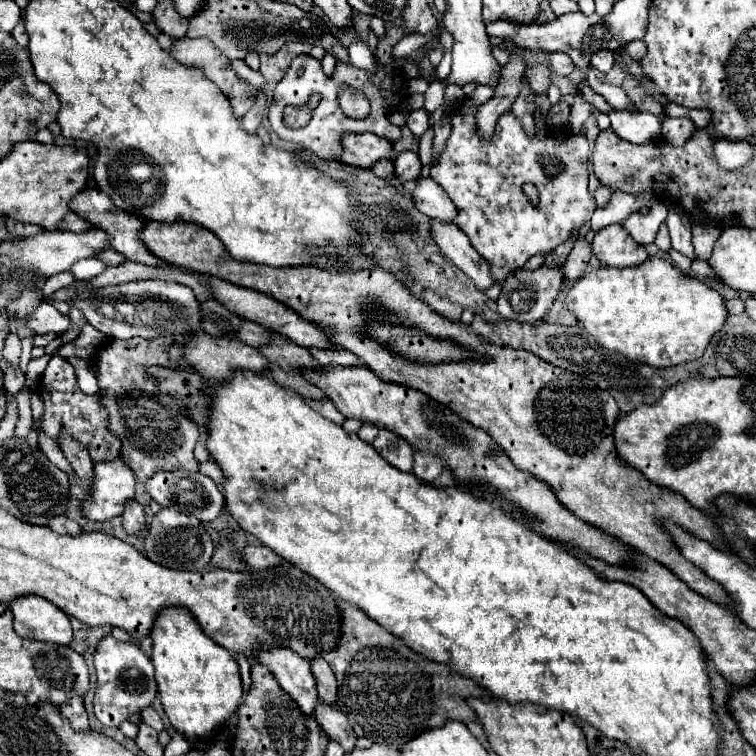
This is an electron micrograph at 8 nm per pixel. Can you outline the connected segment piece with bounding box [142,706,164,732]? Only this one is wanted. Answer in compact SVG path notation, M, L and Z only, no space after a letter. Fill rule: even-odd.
M150 706L148 710L144 710L144 714L142 714L142 722L148 724L148 726L152 726L156 732L162 732L162 730L164 730L162 720L160 720L160 716L156 714L156 710L154 710L152 706Z

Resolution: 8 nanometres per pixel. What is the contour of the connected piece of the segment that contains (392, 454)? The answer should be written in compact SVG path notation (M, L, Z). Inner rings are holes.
M380 430L380 434L378 434L376 440L372 442L372 446L376 448L376 452L378 452L386 462L390 462L392 466L396 466L398 470L402 470L402 472L412 472L414 450L412 450L412 446L410 446L404 438L396 436L396 434L388 432L388 430Z

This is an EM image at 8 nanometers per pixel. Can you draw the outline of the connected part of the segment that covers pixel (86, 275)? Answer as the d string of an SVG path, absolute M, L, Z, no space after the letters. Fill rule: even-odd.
M91 257L78 261L70 272L77 280L88 280L101 274L107 268L106 264L101 260Z

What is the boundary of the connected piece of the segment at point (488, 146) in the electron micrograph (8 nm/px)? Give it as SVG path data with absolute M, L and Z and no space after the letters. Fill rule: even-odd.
M460 106L452 112L452 136L448 138L446 150L442 152L440 160L430 168L430 178L442 186L442 190L452 198L458 206L460 214L456 218L456 226L466 232L472 246L490 262L492 274L496 278L506 278L510 272L524 266L536 254L550 254L554 248L564 244L574 230L580 230L584 222L590 220L592 212L596 210L594 196L588 192L588 154L590 146L588 140L582 136L568 136L568 144L556 146L552 138L540 142L538 138L530 140L522 128L522 124L510 114L502 114L496 122L496 132L490 142L478 138L474 132L474 112L468 116L460 116ZM540 156L552 156L562 162L564 170L556 176L548 176L544 166L538 162ZM524 184L534 184L538 188L538 204L530 204L528 196L522 192Z

